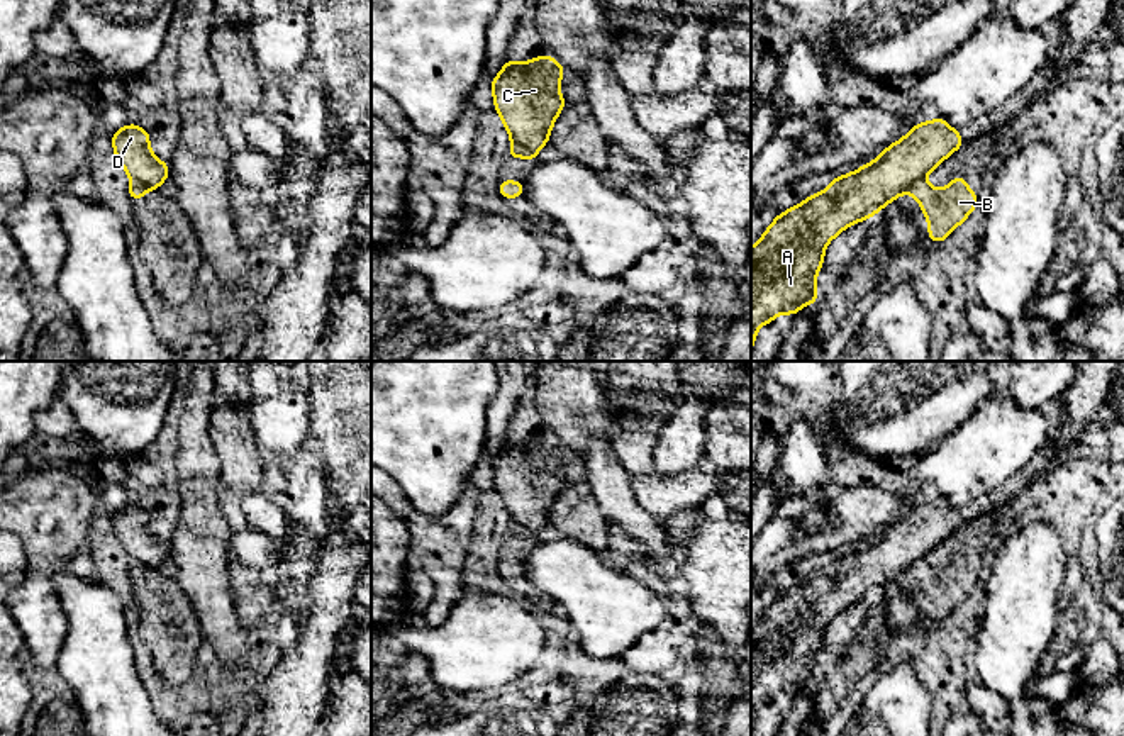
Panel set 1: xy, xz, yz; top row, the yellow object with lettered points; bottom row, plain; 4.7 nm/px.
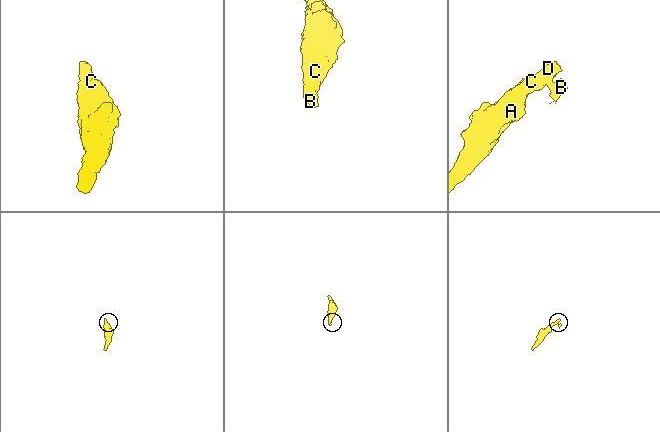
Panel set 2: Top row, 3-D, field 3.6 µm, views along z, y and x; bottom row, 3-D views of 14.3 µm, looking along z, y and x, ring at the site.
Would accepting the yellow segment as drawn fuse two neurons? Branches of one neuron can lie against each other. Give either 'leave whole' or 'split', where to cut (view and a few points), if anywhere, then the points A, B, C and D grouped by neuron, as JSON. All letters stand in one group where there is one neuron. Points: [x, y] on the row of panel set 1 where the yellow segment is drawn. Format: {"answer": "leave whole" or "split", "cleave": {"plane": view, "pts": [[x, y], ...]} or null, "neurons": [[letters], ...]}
{"answer": "split", "cleave": {"plane": "xz", "pts": [[512, 143], [534, 155]]}, "neurons": [["A", "C", "D"], ["B"]]}

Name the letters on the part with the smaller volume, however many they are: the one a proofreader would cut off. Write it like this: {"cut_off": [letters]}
{"cut_off": ["B"]}

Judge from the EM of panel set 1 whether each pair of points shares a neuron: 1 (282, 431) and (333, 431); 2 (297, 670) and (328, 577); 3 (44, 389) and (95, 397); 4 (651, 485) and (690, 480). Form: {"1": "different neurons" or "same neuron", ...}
{"1": "different neurons", "2": "same neuron", "3": "different neurons", "4": "same neuron"}

